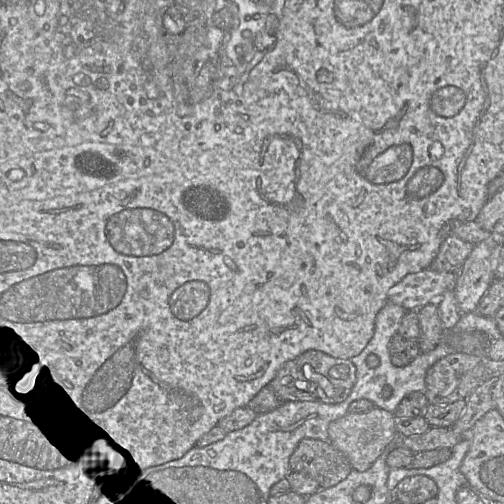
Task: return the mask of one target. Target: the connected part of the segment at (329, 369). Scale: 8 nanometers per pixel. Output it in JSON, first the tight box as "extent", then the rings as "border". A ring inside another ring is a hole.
{"extent":[268,350,356,404],"border":[[[308,350],[287,361],[268,386],[282,402],[316,401],[327,404],[343,402],[356,382],[356,368],[348,359],[332,357],[322,351]]]}

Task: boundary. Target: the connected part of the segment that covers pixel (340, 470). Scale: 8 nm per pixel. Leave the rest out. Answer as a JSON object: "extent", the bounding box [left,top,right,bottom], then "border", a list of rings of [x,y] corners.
{"extent":[289,439,351,489],"border":[[[302,439],[289,459],[290,472],[303,472],[314,478],[320,489],[335,486],[351,472],[347,458],[330,442]]]}

